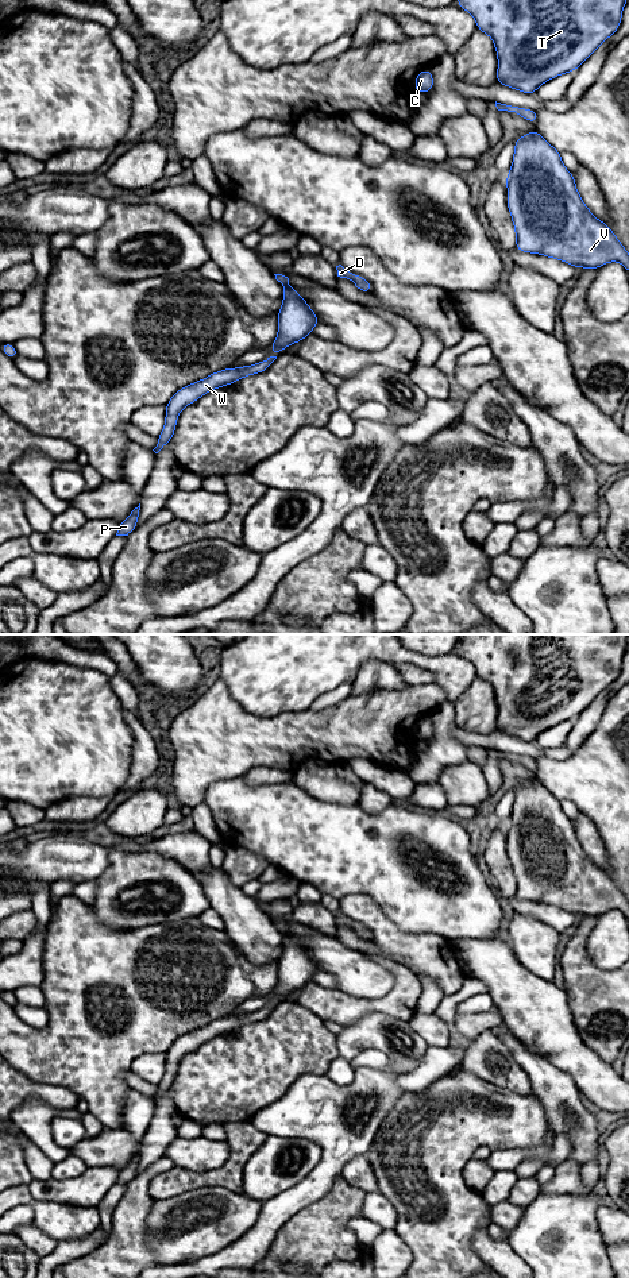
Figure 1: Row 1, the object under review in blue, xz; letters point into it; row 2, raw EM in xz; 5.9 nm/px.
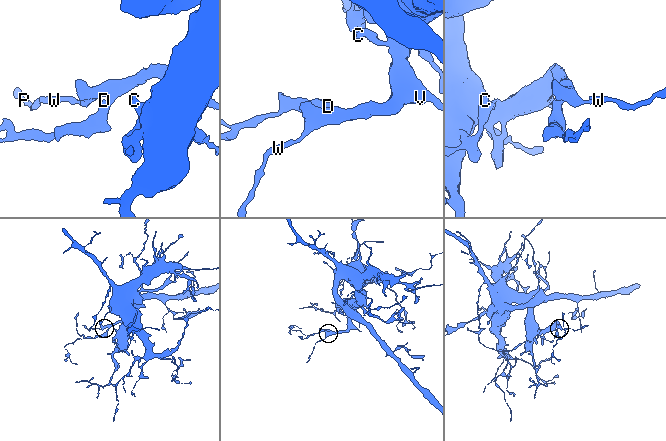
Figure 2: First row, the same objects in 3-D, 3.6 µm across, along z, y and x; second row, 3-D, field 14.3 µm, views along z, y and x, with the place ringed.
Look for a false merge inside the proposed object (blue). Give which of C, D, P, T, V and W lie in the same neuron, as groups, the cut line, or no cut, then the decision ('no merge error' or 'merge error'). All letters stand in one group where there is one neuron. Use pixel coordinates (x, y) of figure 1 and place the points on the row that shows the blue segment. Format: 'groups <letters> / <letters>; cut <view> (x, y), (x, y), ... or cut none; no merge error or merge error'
groups C D P T V W; cut none; no merge error

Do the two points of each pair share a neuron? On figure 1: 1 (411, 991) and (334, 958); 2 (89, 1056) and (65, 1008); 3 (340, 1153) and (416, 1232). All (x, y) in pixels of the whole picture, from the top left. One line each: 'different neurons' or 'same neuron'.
1: different neurons
2: same neuron
3: different neurons

